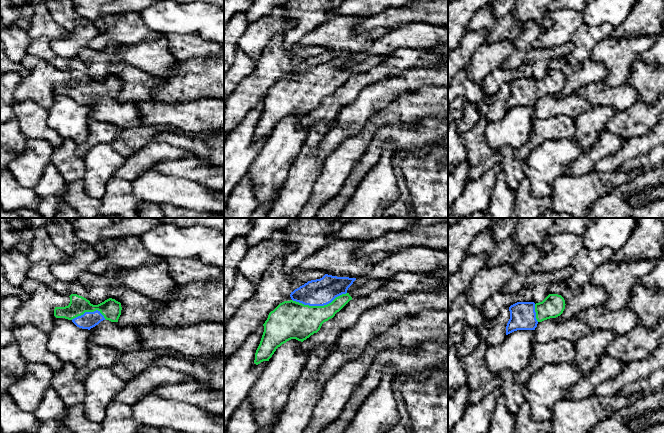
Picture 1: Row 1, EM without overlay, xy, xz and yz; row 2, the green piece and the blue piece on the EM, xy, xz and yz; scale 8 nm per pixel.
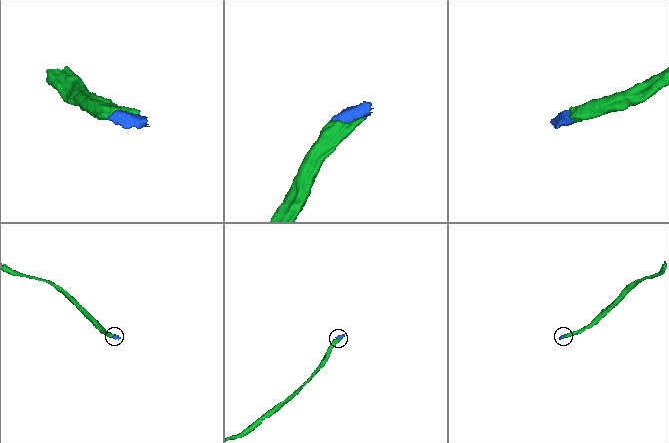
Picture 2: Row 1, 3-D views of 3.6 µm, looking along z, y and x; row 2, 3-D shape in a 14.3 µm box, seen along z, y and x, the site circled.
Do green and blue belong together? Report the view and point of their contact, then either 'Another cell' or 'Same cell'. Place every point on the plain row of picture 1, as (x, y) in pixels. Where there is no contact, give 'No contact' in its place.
Touches green at xz (319, 82). Same cell

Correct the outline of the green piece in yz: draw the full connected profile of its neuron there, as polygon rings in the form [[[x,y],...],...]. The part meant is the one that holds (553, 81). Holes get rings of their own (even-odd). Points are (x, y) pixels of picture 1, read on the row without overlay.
[[[549,70],[542,78],[536,80],[517,78],[511,81],[506,111],[517,106],[535,106],[539,98],[560,92],[565,81],[564,74],[558,70]]]

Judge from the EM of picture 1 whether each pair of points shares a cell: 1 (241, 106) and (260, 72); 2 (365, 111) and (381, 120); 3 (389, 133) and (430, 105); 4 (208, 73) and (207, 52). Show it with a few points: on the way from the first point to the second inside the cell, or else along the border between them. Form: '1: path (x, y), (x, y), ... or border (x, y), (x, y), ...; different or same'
1: path (244, 98), (246, 88), (252, 80); same
2: border (392, 102), (376, 111), (357, 133); different
3: border (416, 122), (412, 124), (385, 125), (381, 129); different
4: border (213, 57), (187, 58), (184, 60); different

